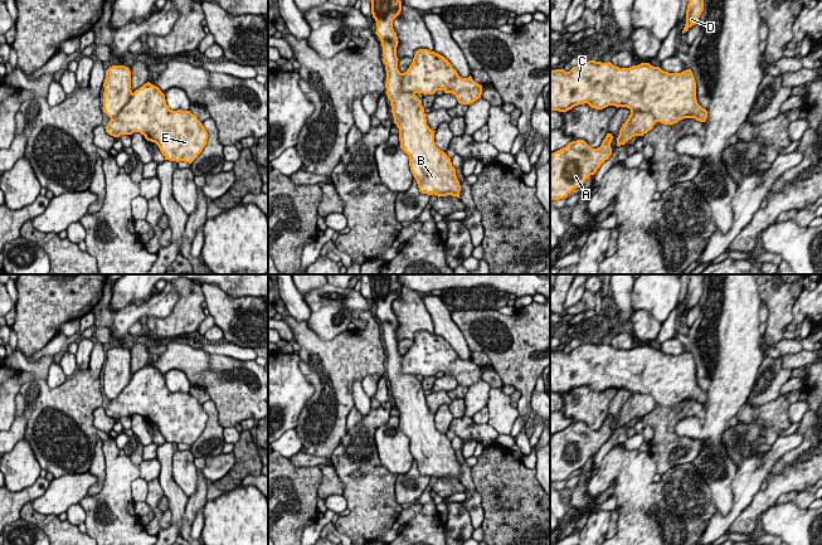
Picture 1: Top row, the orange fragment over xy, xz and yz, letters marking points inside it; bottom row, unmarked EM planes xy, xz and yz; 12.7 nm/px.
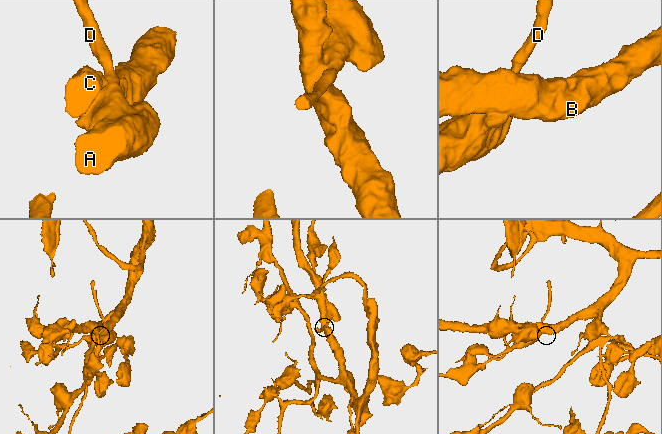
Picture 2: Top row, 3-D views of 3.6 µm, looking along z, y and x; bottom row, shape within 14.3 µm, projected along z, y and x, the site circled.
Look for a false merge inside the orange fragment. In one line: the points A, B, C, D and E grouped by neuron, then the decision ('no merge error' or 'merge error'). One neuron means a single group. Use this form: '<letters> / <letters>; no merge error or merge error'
A B C D E; no merge error

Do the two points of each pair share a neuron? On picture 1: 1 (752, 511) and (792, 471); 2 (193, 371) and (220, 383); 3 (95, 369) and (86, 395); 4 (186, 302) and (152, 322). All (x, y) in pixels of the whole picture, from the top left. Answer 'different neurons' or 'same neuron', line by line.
1: same neuron
2: different neurons
3: different neurons
4: same neuron

